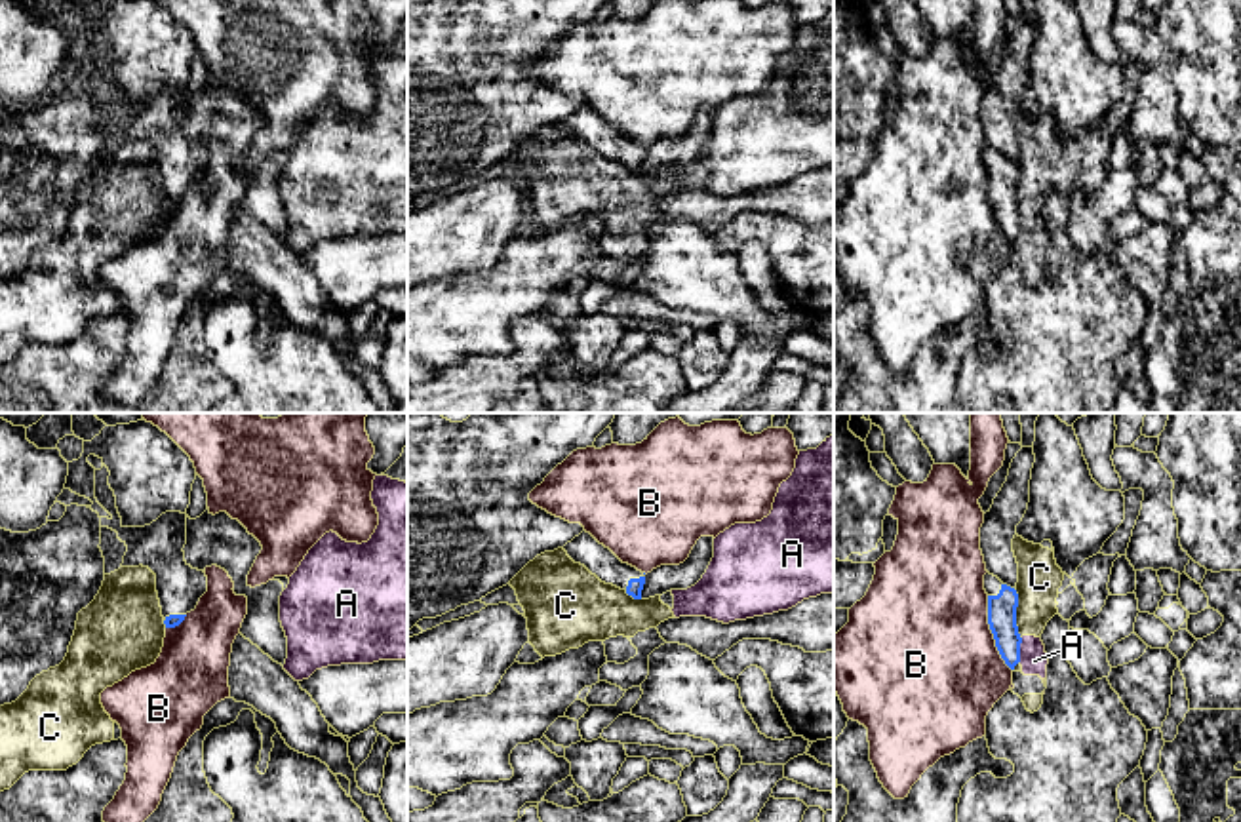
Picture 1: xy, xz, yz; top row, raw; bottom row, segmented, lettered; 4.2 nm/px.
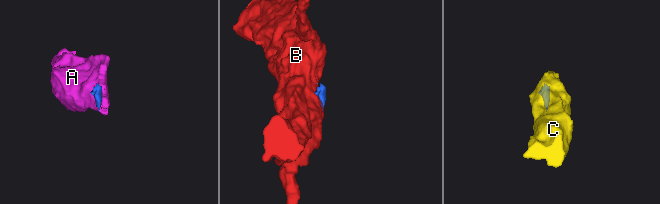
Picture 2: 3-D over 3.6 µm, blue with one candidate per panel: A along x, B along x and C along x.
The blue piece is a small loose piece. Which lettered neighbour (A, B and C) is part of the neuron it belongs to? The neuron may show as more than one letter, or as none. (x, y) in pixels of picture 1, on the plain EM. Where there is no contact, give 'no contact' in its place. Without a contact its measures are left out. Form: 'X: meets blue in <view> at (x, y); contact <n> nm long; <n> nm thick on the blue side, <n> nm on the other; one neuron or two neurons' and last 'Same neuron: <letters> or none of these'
A: meets blue in yz at (1019, 223); contact 110 nm long; 130 nm thick on the blue side, 120 nm on the other; two neurons
B: meets blue in yz at (992, 206); contact 340 nm long; 130 nm thick on the blue side, 500 nm on the other; two neurons
C: meets blue in yz at (1015, 187); contact 220 nm long; 130 nm thick on the blue side, 180 nm on the other; two neurons
Same neuron: none of these

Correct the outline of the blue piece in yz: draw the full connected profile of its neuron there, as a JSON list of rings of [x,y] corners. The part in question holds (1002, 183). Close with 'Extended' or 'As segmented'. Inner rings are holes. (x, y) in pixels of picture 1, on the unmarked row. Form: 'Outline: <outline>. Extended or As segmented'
Outline: [[[990,147],[984,148],[984,164],[988,167],[988,198],[994,207],[995,221],[1005,238],[1014,244],[1020,236],[1022,217],[1016,200],[1018,167]]]. Extended

